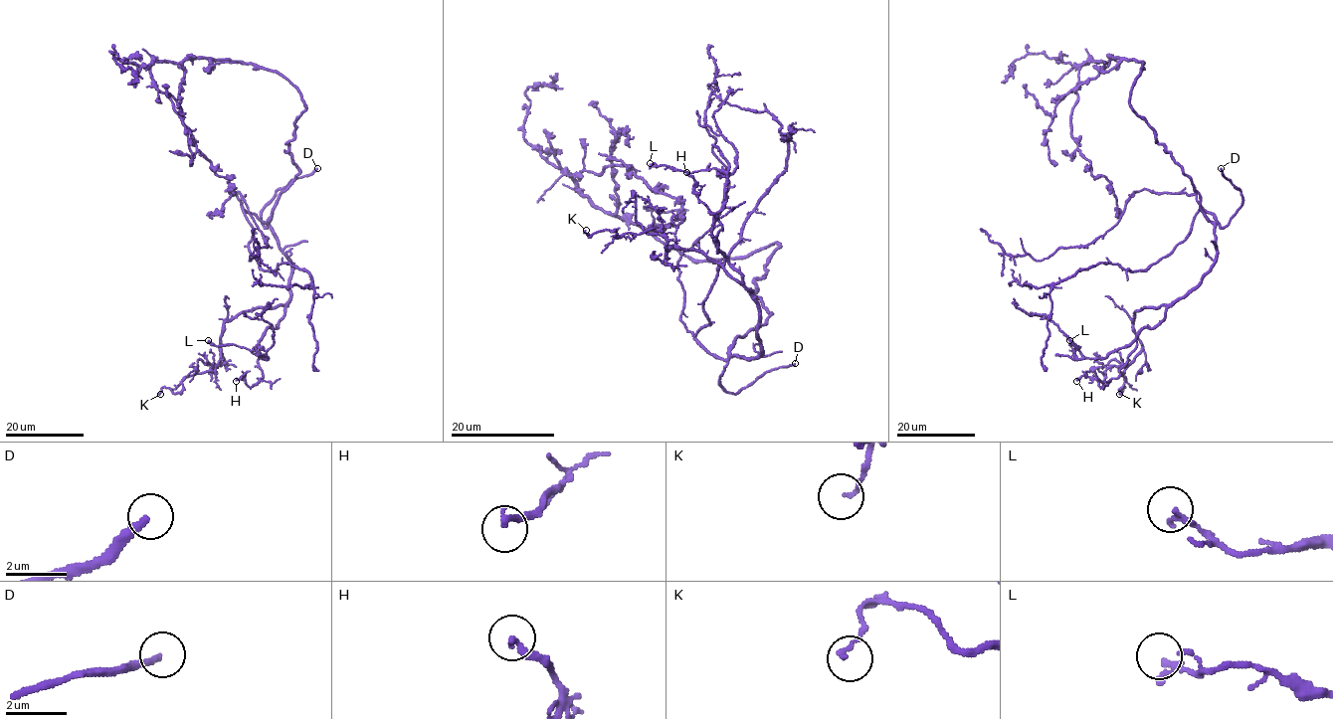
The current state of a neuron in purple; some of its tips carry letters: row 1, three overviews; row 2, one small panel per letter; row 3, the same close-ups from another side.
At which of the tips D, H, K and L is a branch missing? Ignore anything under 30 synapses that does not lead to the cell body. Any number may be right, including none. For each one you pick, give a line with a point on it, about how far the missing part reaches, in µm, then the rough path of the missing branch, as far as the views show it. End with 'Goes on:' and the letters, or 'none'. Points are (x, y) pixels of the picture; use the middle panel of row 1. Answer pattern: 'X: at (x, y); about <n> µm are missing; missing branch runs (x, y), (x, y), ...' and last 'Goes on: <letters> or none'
D: at (795, 363); about 15 µm are missing; missing branch runs (795, 363), (822, 360), (851, 361)
Goes on: D

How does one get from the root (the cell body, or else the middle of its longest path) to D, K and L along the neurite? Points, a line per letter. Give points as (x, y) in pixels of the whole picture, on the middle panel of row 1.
D: (763, 276), (754, 280), (756, 294), (770, 315), (735, 340), (720, 384), (735, 394), (767, 371), (795, 363)
K: (763, 276), (770, 315), (737, 357), (761, 352), (758, 303), (718, 264), (666, 259), (653, 229), (586, 230)
L: (763, 276), (770, 315), (735, 340), (737, 357), (761, 352), (758, 301), (713, 242), (726, 175), (650, 163)

